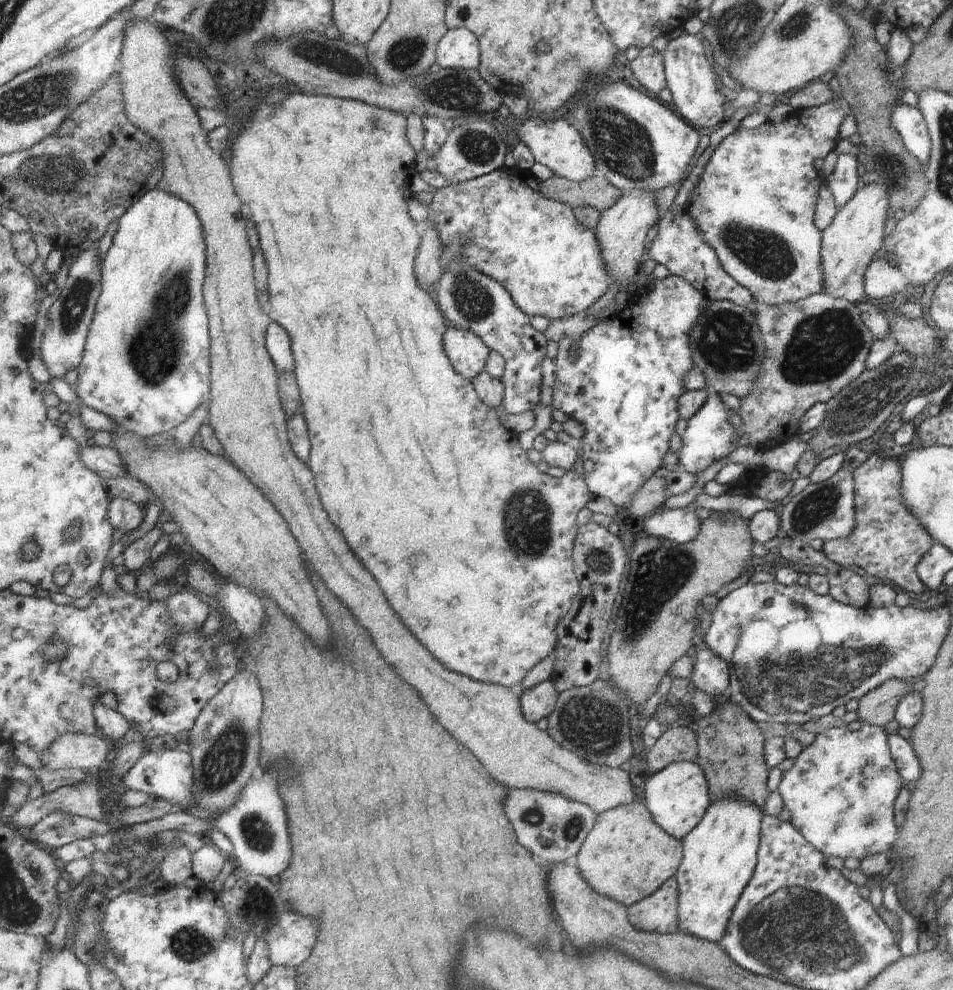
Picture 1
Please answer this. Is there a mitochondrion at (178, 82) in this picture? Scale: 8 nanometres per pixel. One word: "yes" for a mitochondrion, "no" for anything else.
no

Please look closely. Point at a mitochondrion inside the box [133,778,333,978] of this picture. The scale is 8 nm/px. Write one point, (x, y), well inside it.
(189, 944)

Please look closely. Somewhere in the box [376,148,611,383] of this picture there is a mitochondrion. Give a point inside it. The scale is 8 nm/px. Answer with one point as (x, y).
(472, 300)

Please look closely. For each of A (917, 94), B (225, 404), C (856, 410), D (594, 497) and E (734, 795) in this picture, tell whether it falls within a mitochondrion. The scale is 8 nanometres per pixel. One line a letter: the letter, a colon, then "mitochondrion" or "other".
A: other
B: other
C: mitochondrion
D: other
E: other

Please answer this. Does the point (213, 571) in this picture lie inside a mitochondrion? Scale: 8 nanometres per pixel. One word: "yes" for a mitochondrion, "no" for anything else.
no

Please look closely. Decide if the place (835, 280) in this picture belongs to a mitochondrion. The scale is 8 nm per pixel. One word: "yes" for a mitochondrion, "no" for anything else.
no

